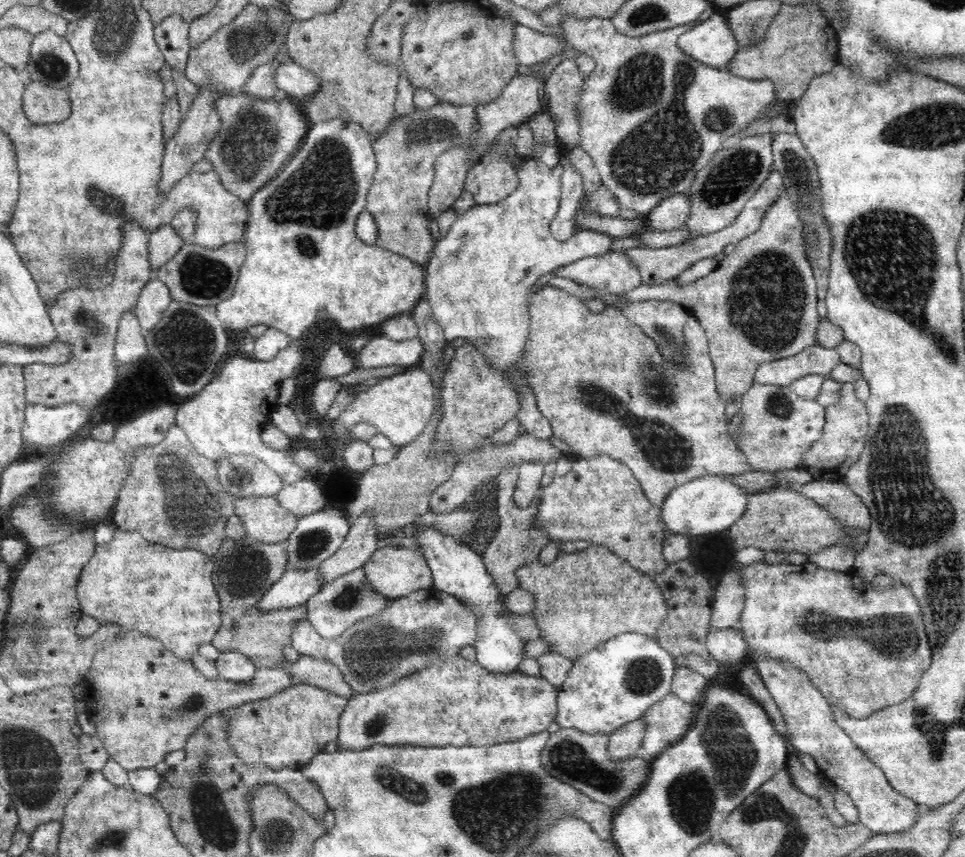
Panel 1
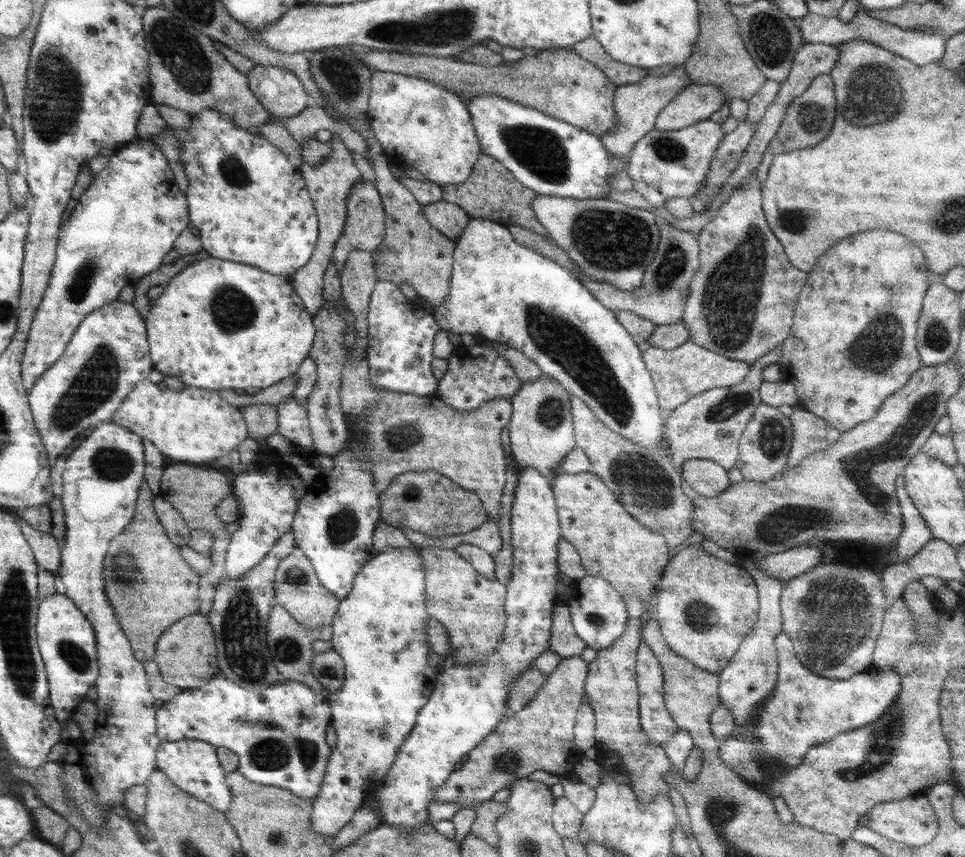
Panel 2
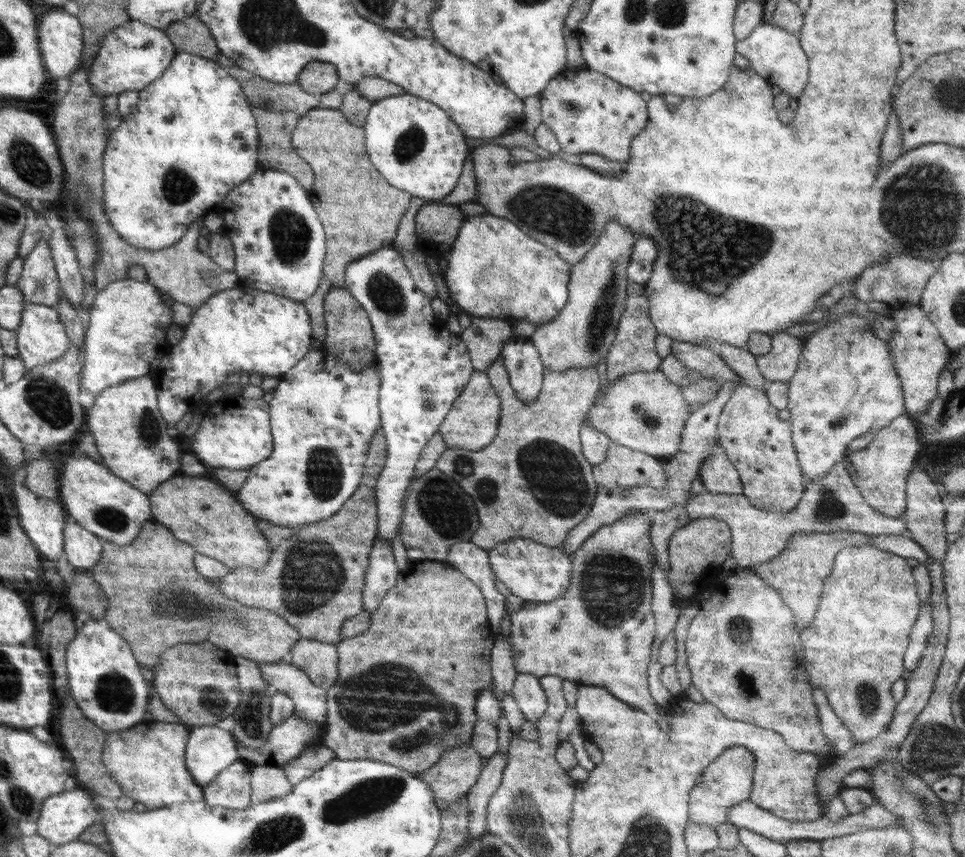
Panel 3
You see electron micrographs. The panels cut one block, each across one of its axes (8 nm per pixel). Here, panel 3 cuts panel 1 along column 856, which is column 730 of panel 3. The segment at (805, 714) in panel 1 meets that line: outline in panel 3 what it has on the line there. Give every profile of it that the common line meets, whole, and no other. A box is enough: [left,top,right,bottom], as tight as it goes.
[688,745,754,827]

